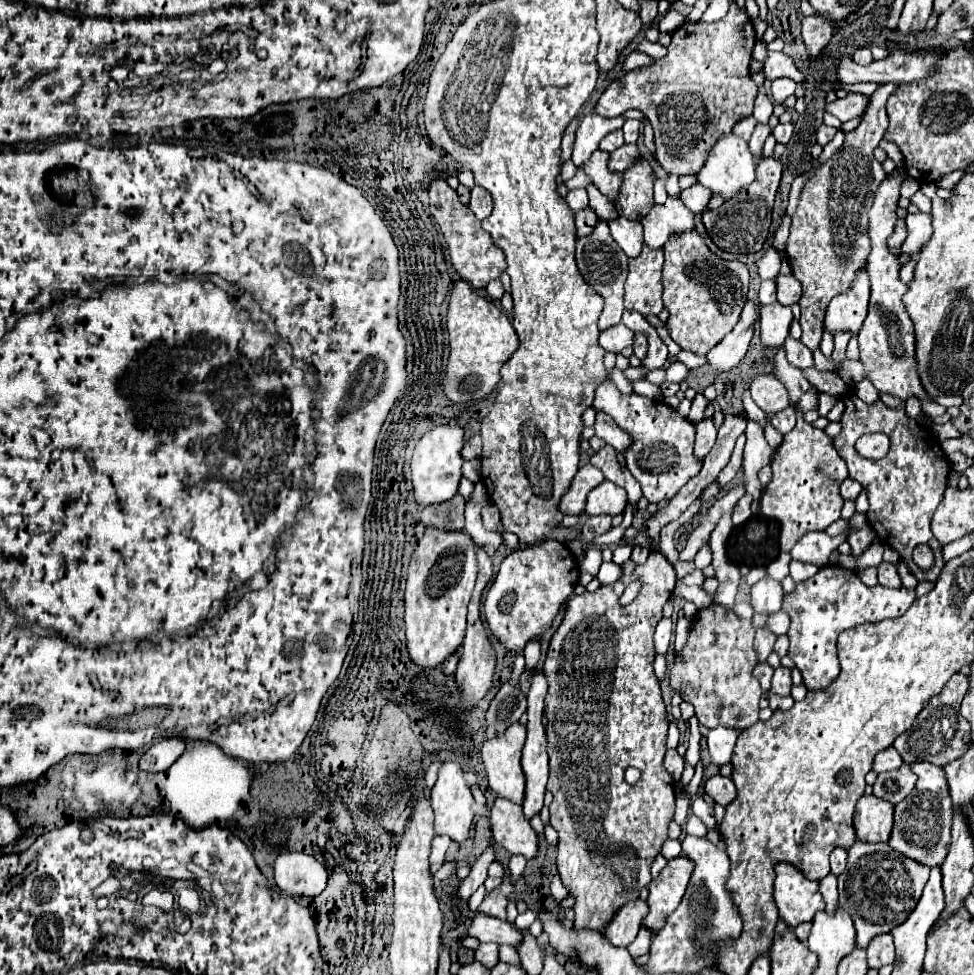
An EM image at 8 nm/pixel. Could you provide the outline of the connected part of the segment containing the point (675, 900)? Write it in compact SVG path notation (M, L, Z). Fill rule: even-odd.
M678 856L664 866L658 878L650 882L650 894L646 900L648 914L642 918L642 926L648 928L652 934L656 934L666 924L666 918L678 908L686 892L688 880L692 876L692 870L692 860Z

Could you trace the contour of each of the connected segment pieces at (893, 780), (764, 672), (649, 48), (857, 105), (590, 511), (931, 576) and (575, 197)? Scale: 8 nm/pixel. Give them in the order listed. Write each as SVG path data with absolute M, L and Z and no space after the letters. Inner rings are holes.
M902 764L898 770L878 774L872 786L874 788L872 794L892 804L898 804L914 790L914 786L916 786L916 774L910 770L908 764Z
M760 662L756 668L754 668L754 676L758 678L758 682L760 682L760 686L762 686L762 690L764 692L768 692L770 690L770 678L772 678L772 666L768 664L768 662Z
M644 38L637 47L638 51L644 52L649 56L657 59L662 58L667 54L667 48L659 43L651 43Z
M848 94L846 98L838 98L824 106L824 110L832 116L836 116L840 122L848 122L862 114L868 106L868 98L862 94Z
M604 480L602 484L598 484L586 498L586 508L584 512L588 516L598 516L598 514L610 514L616 516L622 512L622 508L626 508L626 490L616 486L614 482Z
M854 390L846 392L842 396L844 402L844 414L840 420L842 432L834 438L834 448L838 448L838 454L848 466L850 478L858 480L862 488L866 490L870 508L868 508L868 524L878 534L880 542L886 542L894 550L898 550L900 558L908 564L912 574L922 580L936 582L940 570L944 568L942 560L942 546L938 540L934 540L934 534L930 530L930 520L938 504L942 502L948 476L950 476L950 464L940 448L938 438L932 434L930 428L920 426L916 420L908 418L904 408L888 408L884 402L866 404L862 402ZM866 432L884 432L890 436L890 452L880 460L866 460L858 456L854 450L854 442L866 434ZM918 544L928 544L936 556L936 562L932 568L922 570L912 560L912 550Z
M576 188L576 190L570 190L566 194L566 204L572 208L572 212L578 212L582 208L588 206L588 194L584 188Z

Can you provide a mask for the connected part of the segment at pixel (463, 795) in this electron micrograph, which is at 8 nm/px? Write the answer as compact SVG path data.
M444 762L438 770L438 780L430 790L430 806L434 810L434 830L436 834L446 834L454 842L464 842L470 834L474 818L474 798L464 780L464 772L458 762Z

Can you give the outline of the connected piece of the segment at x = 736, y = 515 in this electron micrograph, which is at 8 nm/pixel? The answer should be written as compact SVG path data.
M745 494L736 504L732 514L732 522L735 526L745 524L751 517L751 503L753 498L750 494Z

